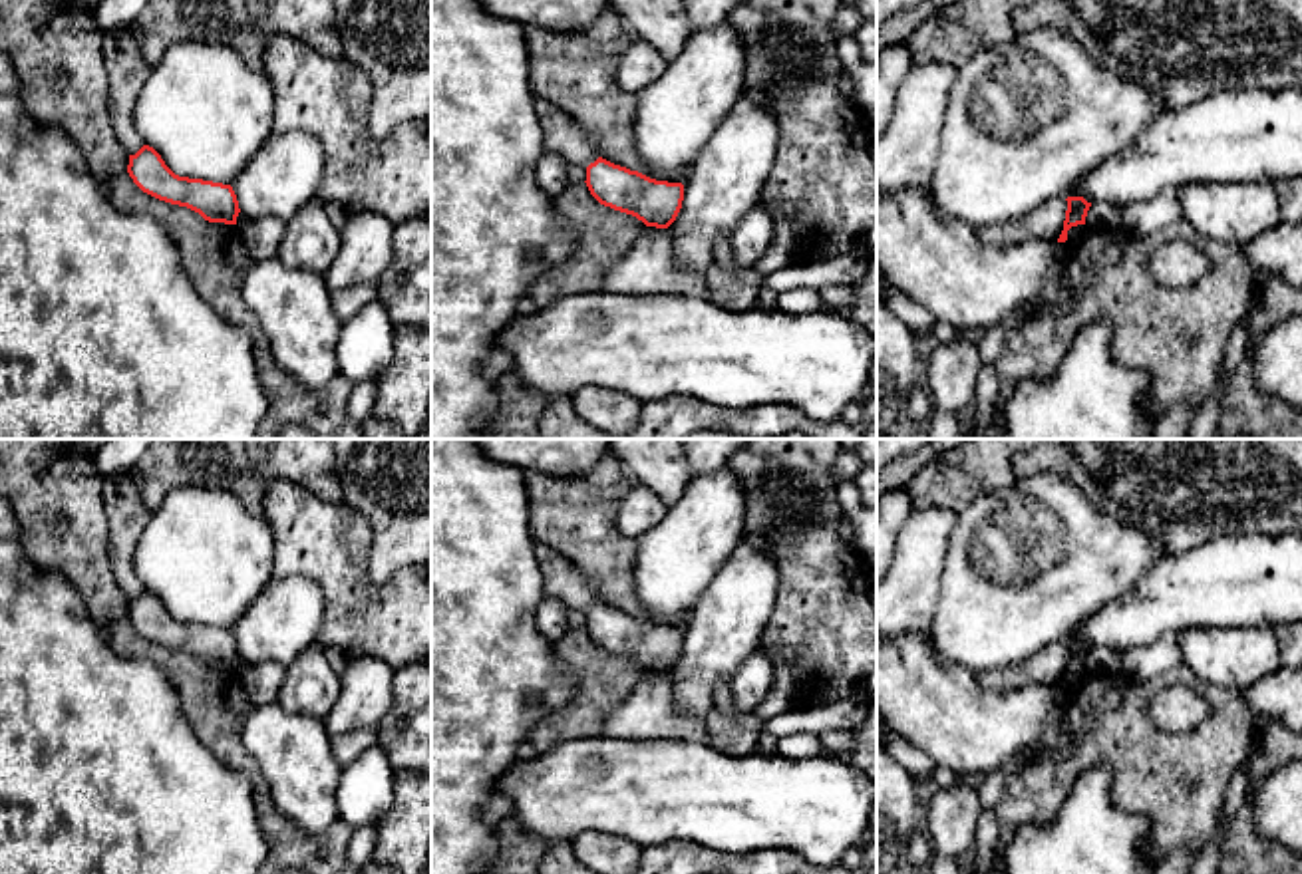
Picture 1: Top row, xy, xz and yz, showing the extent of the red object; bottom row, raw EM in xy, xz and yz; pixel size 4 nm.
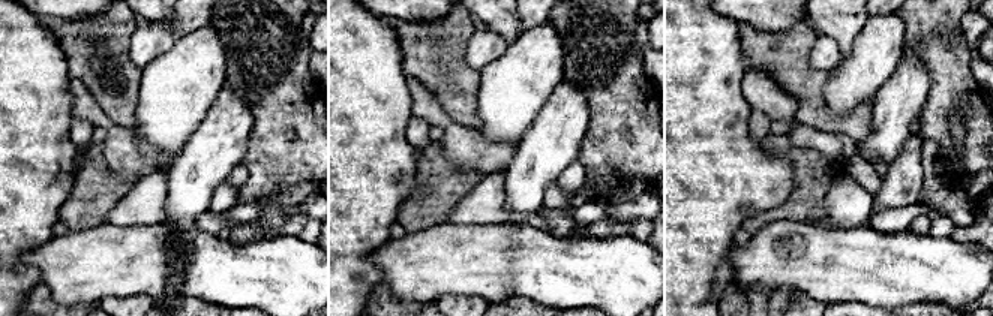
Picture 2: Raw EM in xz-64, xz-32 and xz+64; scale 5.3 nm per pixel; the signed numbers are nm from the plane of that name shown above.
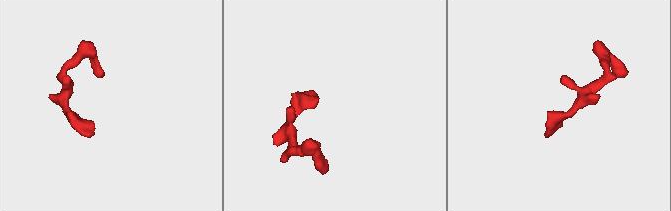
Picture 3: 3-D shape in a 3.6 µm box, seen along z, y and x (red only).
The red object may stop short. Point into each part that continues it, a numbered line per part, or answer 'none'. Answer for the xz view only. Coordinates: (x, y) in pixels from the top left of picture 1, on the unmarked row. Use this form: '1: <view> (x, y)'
1: xz (563, 581)

